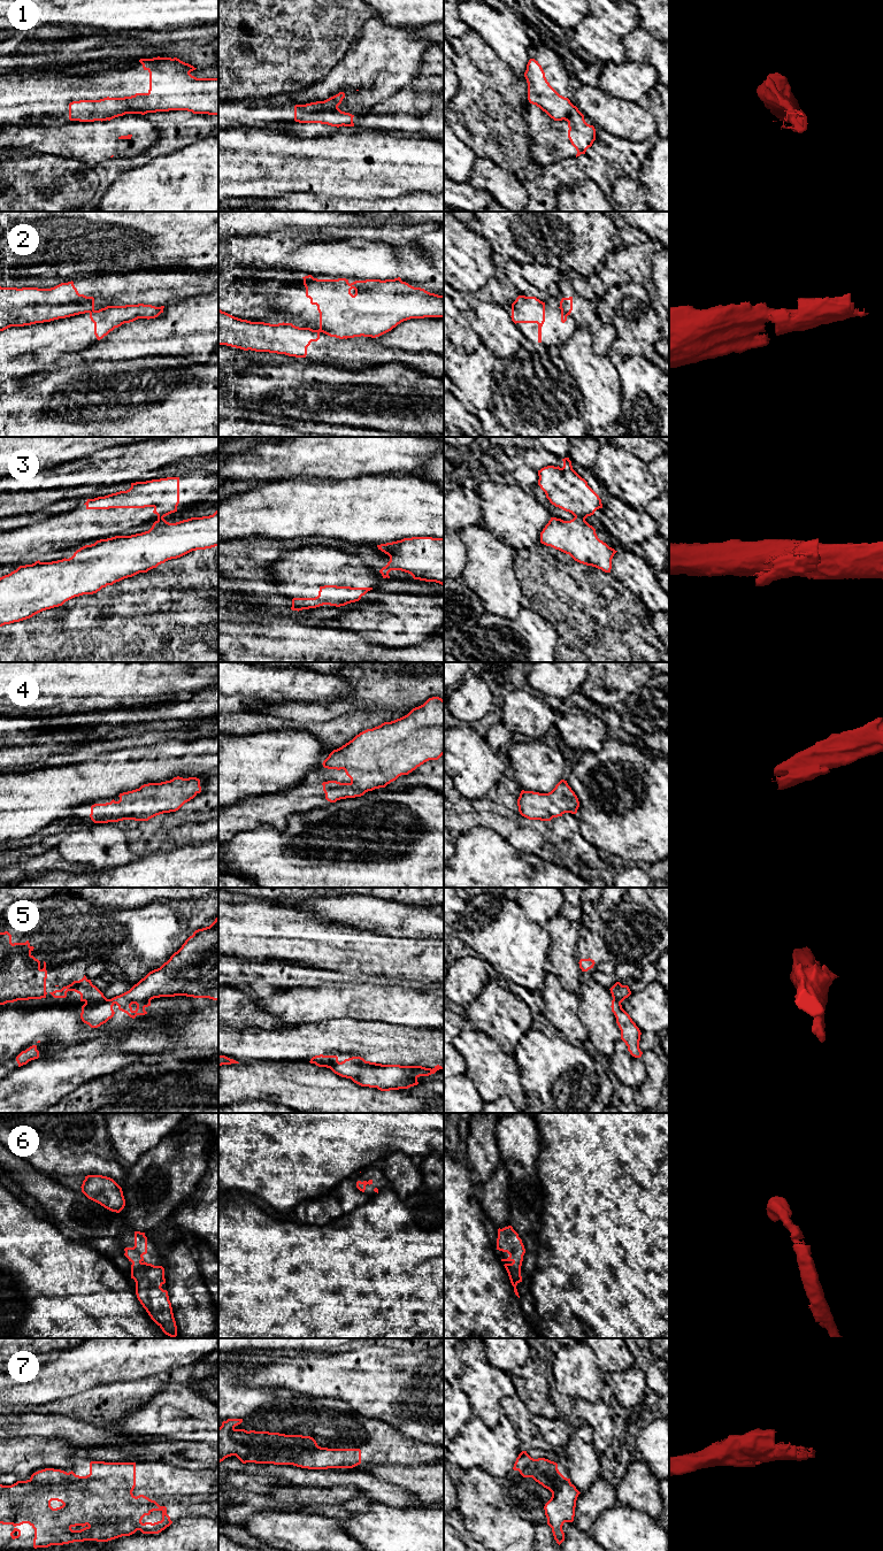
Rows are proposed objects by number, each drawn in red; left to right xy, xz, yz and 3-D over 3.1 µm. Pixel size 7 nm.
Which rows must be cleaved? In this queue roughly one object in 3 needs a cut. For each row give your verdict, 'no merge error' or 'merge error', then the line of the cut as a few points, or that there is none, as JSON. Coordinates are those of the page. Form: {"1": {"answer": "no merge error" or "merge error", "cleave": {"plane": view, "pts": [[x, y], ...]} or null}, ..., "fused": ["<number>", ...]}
{"1": {"answer": "merge error", "cleave": {"plane": "xz", "pts": [[337, 106], [330, 109], [320, 109], [307, 118], [294, 120]]}}, "2": {"answer": "merge error", "cleave": {"plane": "xy", "pts": [[93, 309], [90, 313]]}}, "3": {"answer": "merge error", "cleave": {"plane": "yz", "pts": [[575, 516], [584, 520]]}}, "4": {"answer": "no merge error", "cleave": null}, "5": {"answer": "merge error", "cleave": {"plane": "xy", "pts": [[104, 996], [99, 1000], [85, 1001]]}}, "6": {"answer": "no merge error", "cleave": null}, "7": {"answer": "no merge error", "cleave": null}, "fused": ["1", "2", "3", "5"]}

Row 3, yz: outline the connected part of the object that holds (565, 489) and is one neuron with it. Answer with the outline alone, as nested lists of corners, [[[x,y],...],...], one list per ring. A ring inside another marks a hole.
[[[569,458],[562,461],[562,468],[547,466],[538,470],[538,485],[552,505],[585,520],[602,508],[601,499],[573,469]]]

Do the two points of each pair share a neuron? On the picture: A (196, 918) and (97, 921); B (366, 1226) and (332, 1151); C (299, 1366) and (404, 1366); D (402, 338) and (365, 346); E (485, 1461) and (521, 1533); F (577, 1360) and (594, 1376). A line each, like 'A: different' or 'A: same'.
A: same
B: different
C: same
D: different
E: different
F: same

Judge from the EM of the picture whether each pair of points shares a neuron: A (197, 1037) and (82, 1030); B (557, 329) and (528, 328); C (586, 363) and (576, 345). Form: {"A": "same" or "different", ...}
{"A": "same", "B": "same", "C": "same"}

